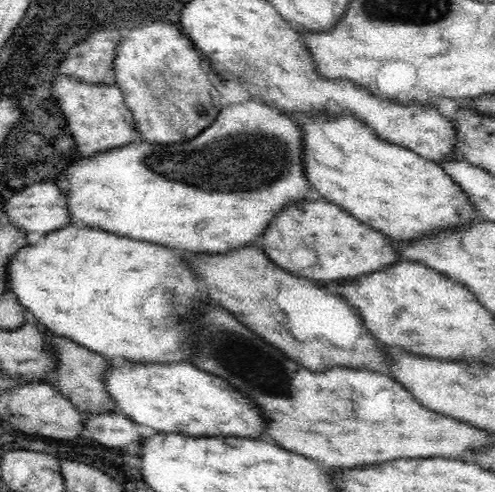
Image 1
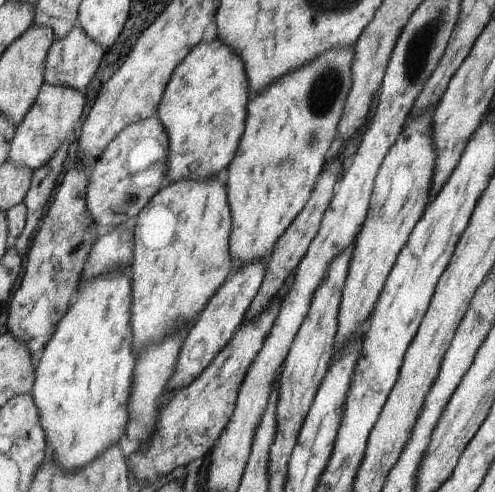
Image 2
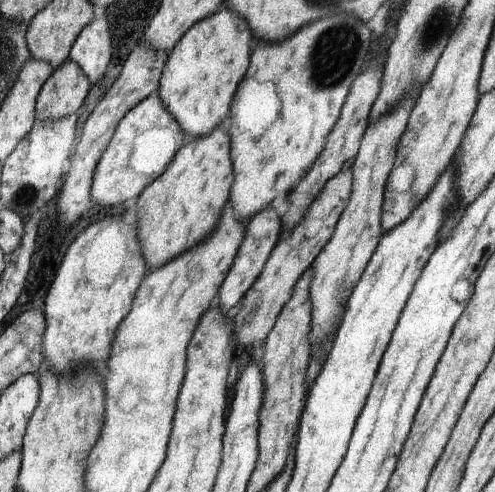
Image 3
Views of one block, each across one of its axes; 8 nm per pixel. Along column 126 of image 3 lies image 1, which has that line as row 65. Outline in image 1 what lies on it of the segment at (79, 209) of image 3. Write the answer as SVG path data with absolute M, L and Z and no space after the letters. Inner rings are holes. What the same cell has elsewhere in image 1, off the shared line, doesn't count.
M102 30L92 32L82 42L74 44L66 51L66 57L57 68L60 73L68 76L77 76L83 83L115 84L114 57L116 57L116 46L120 46L122 37L119 30Z

